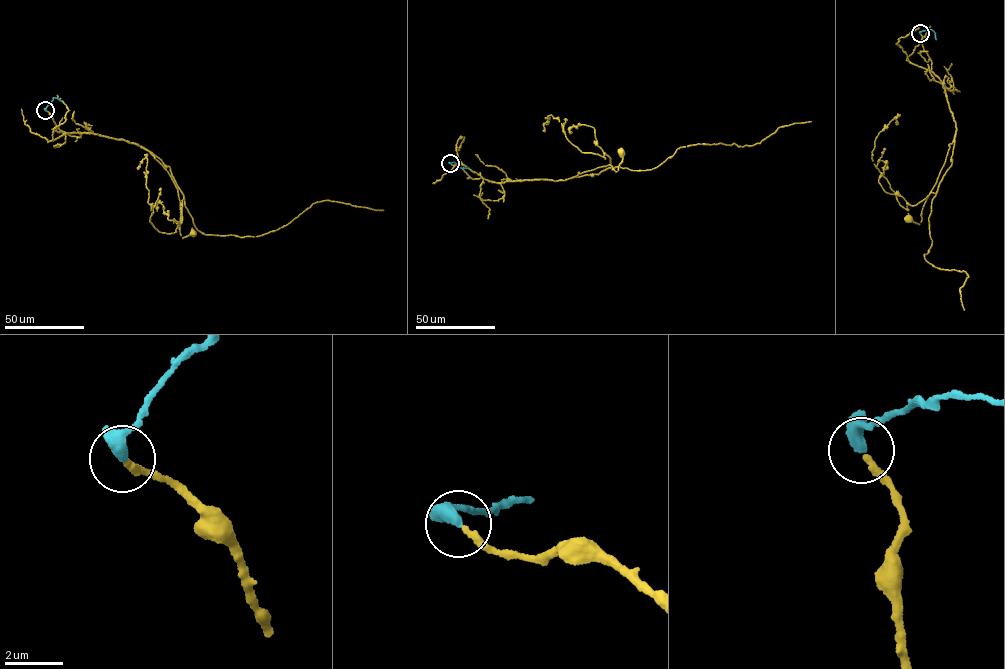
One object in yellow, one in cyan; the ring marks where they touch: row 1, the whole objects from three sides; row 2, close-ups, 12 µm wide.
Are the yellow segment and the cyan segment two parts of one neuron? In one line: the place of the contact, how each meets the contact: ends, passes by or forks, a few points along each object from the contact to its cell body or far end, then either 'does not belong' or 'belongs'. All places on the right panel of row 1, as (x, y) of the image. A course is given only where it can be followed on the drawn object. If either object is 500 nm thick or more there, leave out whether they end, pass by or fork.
at (920, 33); yellow ends there; cyan passes by; yellow runs (920, 34), (931, 70), (943, 85), (957, 130), (923, 205), (922, 220), (919, 224), (909, 219); cyan runs (920, 33), (931, 29), (936, 38); belongs

